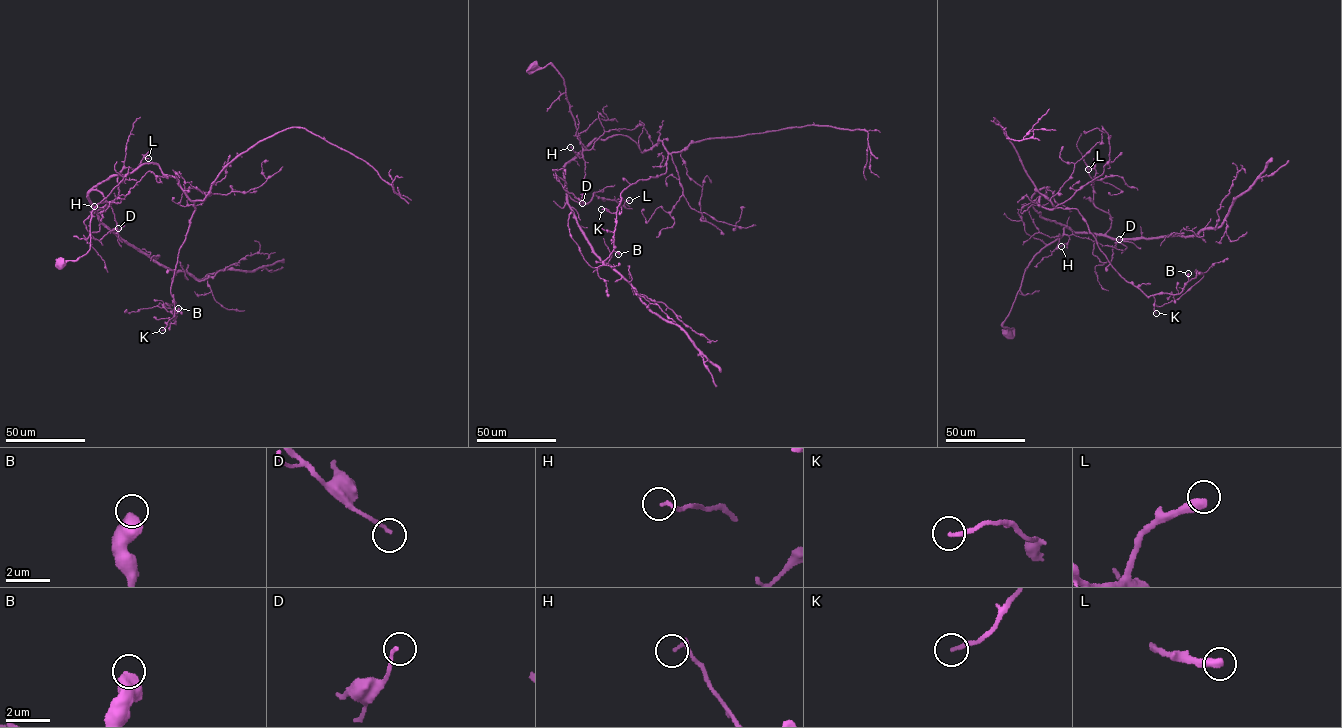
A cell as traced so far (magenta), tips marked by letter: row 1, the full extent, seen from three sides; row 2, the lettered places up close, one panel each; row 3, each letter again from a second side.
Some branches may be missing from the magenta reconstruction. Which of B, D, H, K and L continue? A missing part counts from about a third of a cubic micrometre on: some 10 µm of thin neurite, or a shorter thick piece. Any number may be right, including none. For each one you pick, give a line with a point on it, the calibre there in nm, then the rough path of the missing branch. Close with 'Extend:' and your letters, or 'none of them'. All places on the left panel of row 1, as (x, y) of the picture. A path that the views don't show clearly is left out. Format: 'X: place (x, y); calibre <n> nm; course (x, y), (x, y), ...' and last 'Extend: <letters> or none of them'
K: place (162, 330); calibre 180 nm
L: place (148, 158); calibre 400 nm
Extend: K, L

